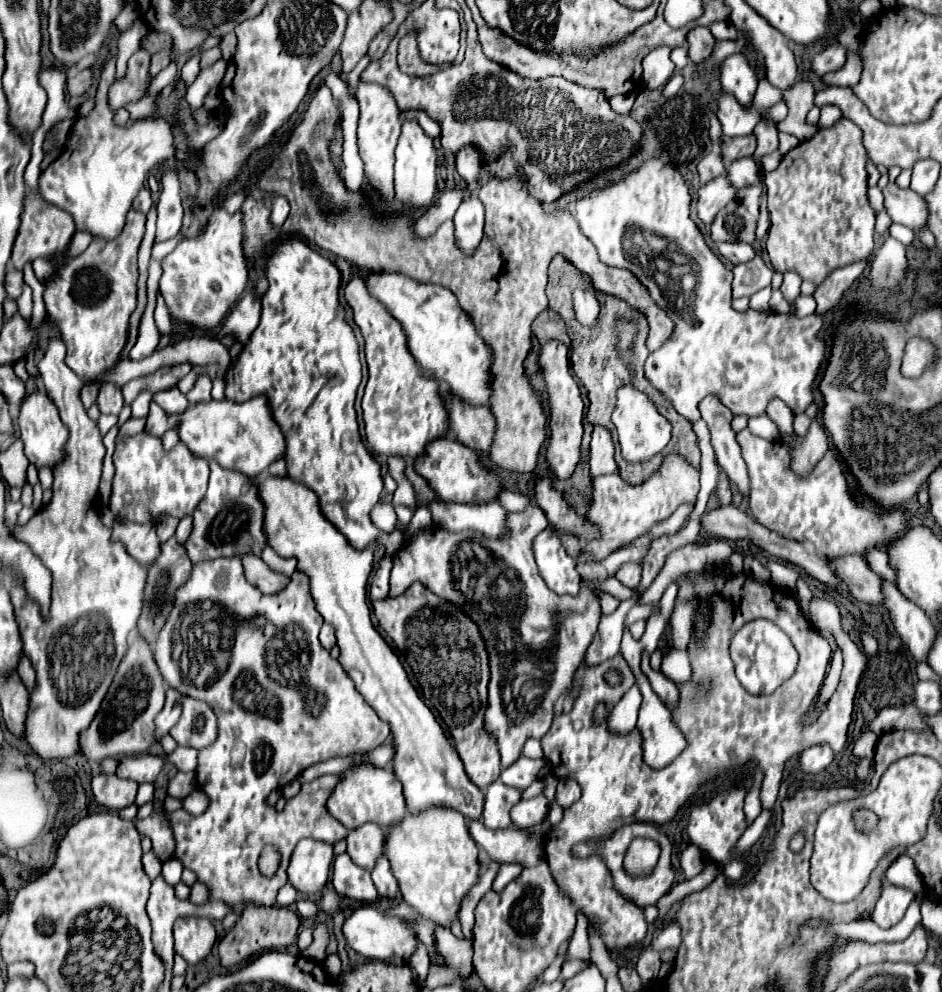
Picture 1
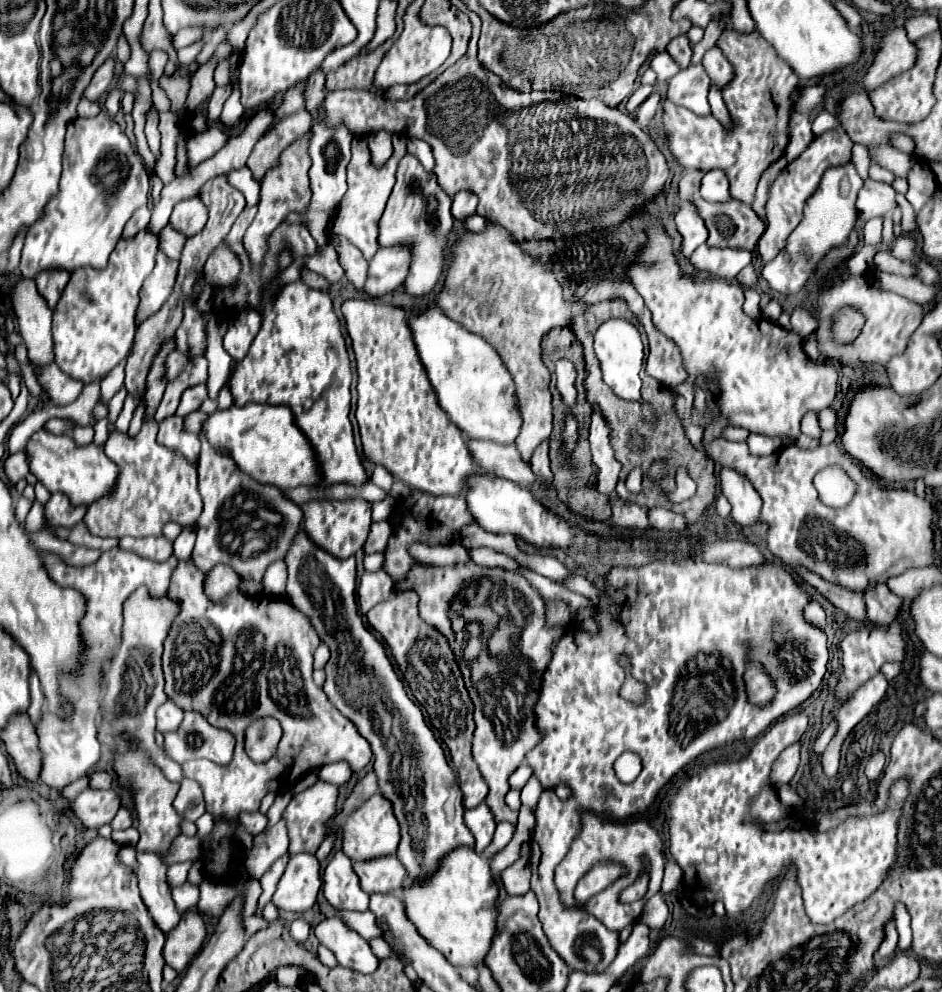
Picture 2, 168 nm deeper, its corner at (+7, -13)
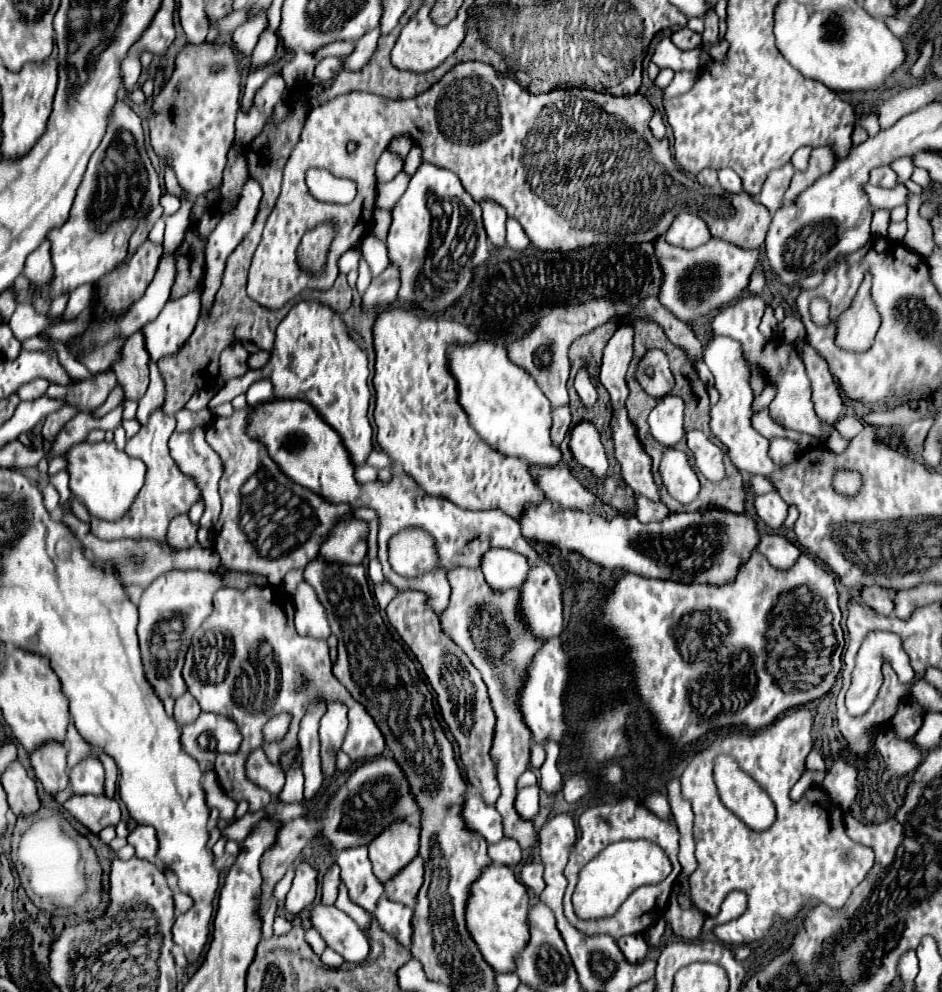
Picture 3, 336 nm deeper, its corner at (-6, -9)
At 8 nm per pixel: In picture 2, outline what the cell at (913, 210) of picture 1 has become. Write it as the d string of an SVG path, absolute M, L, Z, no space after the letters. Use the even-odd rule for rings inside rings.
M864 181L860 193L858 193L858 219L868 221L872 217L884 217L884 213L894 211L898 207L896 203L896 191L888 183L878 181Z

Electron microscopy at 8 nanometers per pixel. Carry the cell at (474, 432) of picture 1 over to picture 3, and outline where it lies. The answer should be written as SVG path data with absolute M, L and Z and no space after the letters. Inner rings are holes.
M565 465L543 467L537 473L539 487L545 491L547 499L563 509L581 509L581 511L595 511L597 509L597 495L581 485L577 477Z

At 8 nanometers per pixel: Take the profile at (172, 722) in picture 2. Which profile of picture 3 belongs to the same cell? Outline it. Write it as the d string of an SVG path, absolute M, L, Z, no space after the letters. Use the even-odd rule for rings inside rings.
M183 693L181 697L175 699L175 721L179 725L187 725L191 721L195 721L195 717L199 717L201 709L199 703L195 701L195 697L191 697L191 693Z

